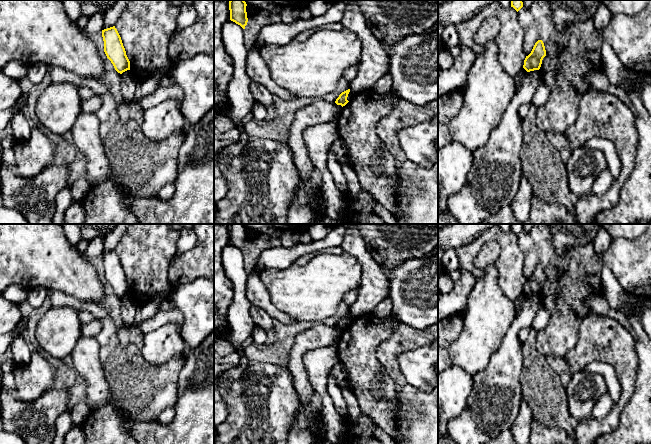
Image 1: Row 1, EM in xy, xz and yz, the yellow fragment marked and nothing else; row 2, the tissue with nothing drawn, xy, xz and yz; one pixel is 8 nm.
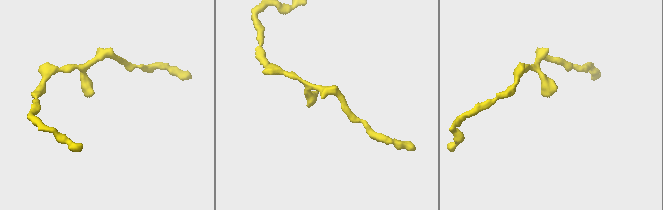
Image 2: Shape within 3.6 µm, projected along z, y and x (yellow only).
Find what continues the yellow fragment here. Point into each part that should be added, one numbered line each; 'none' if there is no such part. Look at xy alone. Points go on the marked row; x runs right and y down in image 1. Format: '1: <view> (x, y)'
none

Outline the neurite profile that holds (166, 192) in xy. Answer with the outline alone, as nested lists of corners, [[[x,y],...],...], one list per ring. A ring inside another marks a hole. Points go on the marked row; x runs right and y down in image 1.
[[[168,182],[157,192],[155,197],[161,200],[167,200],[172,197],[174,191],[175,191],[174,182]]]

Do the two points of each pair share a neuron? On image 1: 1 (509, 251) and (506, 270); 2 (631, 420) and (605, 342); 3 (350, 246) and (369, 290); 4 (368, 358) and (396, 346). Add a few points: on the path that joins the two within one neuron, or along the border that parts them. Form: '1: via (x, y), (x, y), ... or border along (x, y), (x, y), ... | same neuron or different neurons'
1: via (509, 256), (509, 265) | same neuron
2: border along (635, 382), (633, 394), (624, 406), (617, 426) | different neurons
3: via (361, 256), (369, 265), (369, 279) | same neuron
4: border along (390, 334), (377, 349), (377, 358), (389, 374) | different neurons

